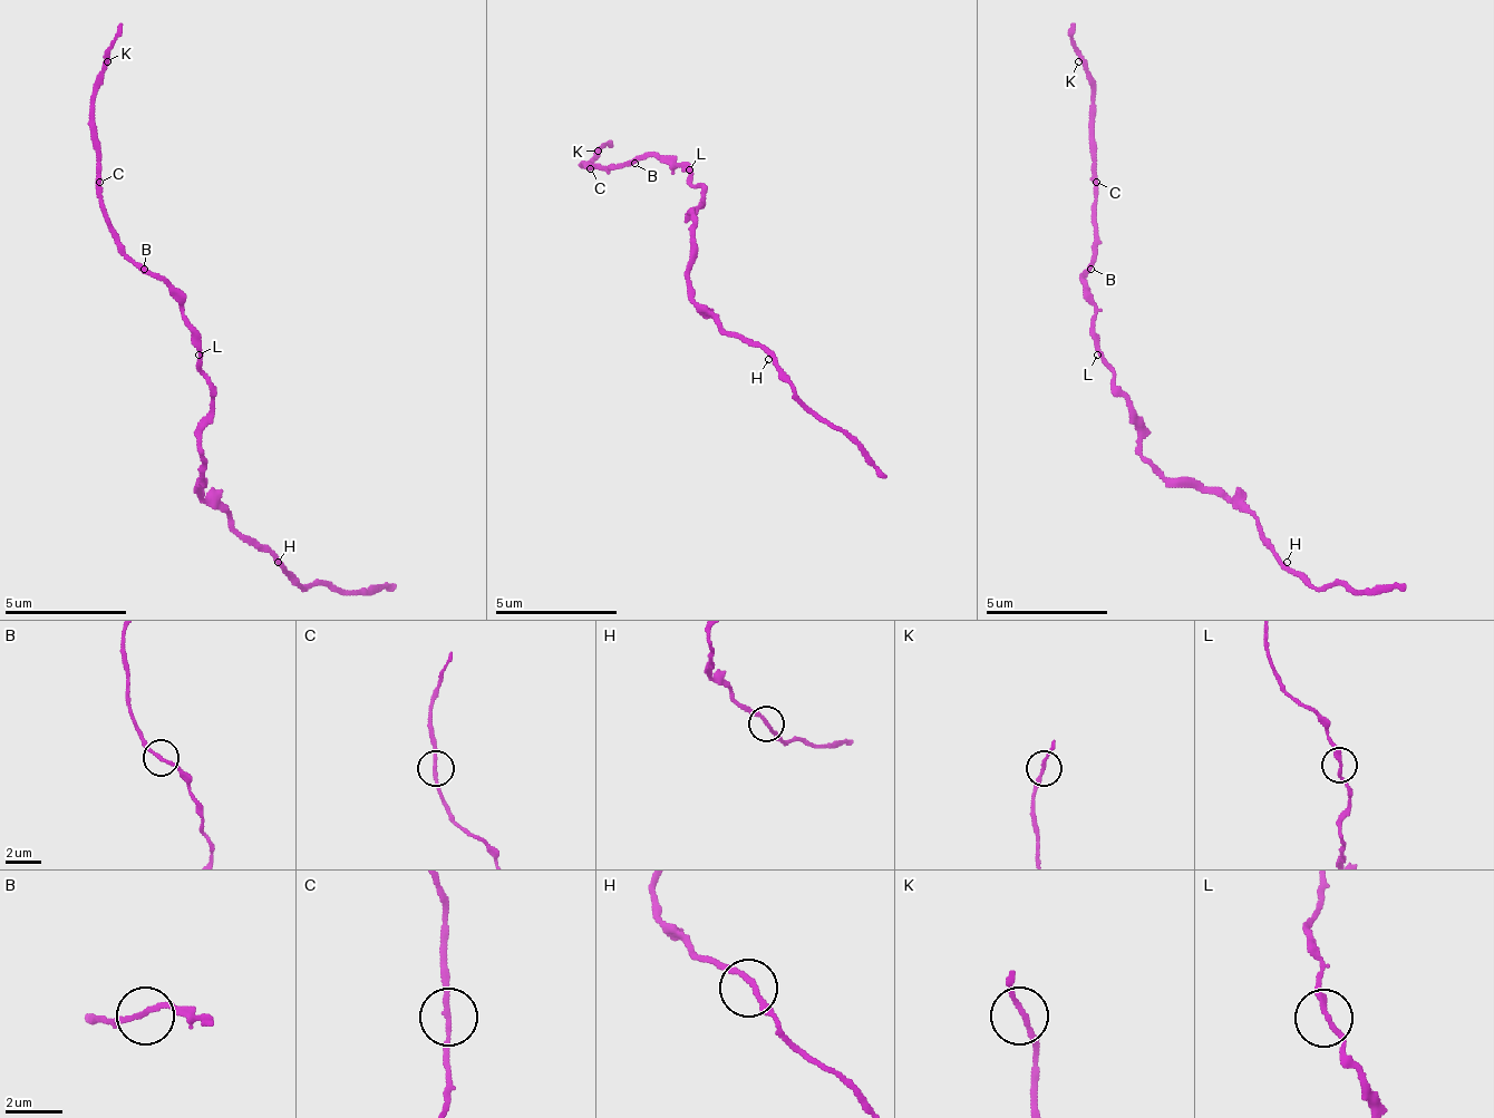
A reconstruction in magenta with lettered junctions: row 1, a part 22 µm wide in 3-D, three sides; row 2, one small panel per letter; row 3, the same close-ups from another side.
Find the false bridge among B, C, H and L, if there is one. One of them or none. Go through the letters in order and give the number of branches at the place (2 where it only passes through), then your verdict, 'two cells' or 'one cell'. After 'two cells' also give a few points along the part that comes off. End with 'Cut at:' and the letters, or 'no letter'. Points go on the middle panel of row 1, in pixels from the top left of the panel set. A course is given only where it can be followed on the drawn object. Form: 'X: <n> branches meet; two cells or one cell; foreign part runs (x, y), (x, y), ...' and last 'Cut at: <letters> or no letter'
B: 2 branches meet; one cell
C: 2 branches meet; one cell
H: 2 branches meet; one cell
L: 2 branches meet; one cell
Cut at: no letter

